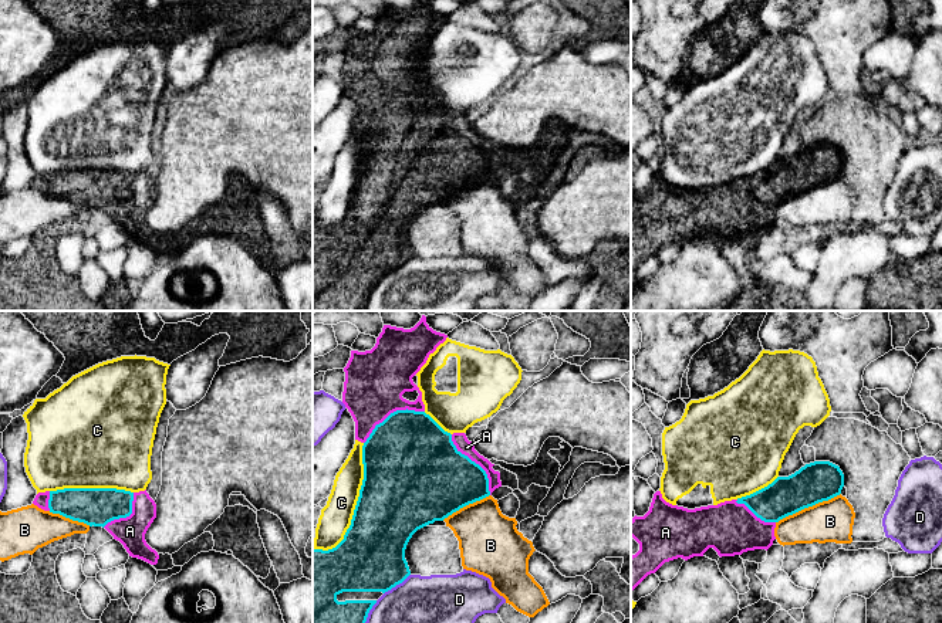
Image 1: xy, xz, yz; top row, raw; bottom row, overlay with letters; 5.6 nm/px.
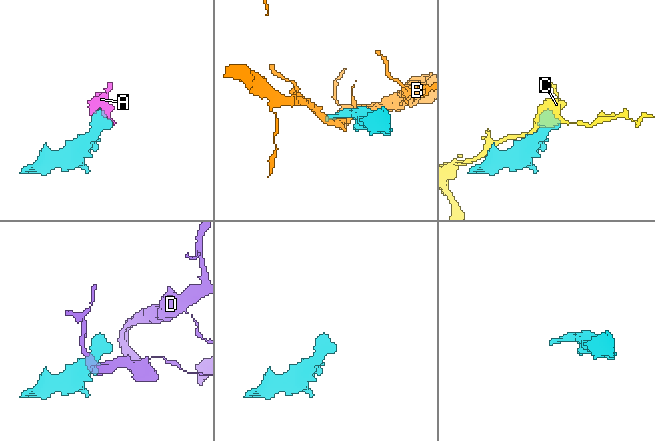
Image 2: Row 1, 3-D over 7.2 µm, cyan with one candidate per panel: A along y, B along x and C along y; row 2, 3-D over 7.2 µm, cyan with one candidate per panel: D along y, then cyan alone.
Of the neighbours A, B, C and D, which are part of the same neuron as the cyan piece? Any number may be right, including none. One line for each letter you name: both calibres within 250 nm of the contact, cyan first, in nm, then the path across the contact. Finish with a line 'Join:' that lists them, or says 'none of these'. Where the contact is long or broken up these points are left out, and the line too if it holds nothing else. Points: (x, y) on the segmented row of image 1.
A: 420/90 nm
Join: A

